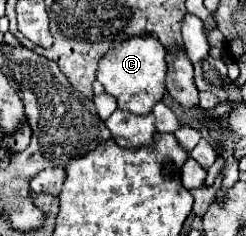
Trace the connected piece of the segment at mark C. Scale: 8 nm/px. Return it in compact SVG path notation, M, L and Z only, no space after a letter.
M133 37L129 43L121 43L103 55L97 69L97 81L105 87L105 93L117 99L119 109L127 109L137 115L149 115L153 105L165 95L165 47L153 37Z

